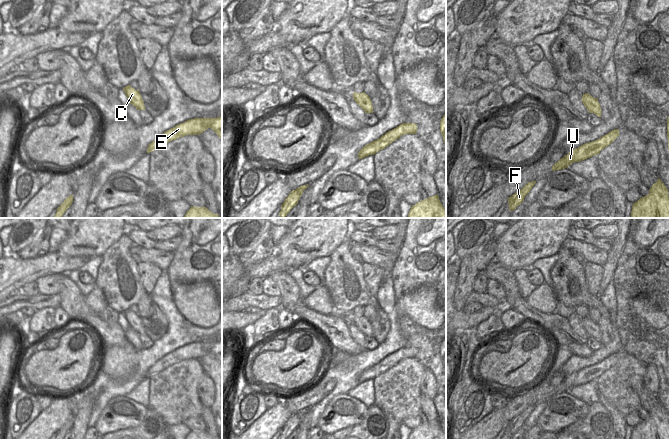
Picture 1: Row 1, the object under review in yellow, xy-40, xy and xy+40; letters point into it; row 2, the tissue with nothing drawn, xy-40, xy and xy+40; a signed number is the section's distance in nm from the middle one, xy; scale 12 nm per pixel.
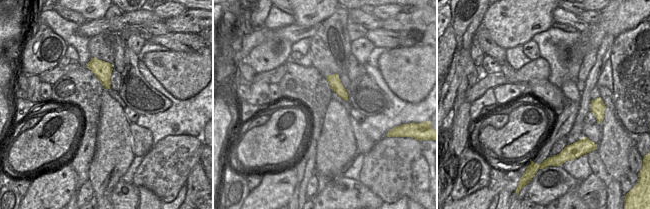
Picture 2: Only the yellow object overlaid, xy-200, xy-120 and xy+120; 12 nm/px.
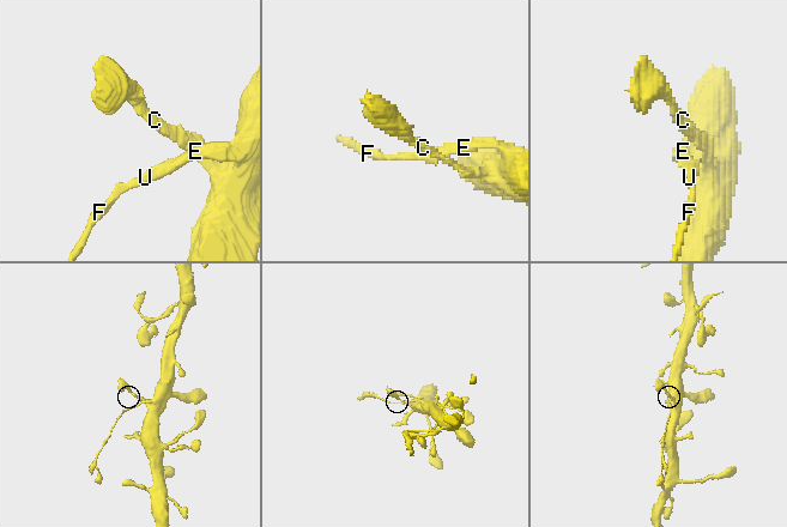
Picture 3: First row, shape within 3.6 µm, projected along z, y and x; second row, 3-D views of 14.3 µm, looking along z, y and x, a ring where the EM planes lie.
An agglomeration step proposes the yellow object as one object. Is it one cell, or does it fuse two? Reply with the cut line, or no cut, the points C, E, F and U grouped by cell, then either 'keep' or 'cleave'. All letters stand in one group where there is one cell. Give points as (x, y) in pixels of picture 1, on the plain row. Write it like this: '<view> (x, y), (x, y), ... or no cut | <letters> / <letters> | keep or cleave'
xy-40 (160, 359), (172, 363) | C E / F U | cleave

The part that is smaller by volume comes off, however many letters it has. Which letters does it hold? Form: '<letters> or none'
F, U

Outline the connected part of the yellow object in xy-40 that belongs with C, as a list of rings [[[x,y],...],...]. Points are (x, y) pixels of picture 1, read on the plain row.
[[[130,309],[123,312],[129,327],[136,331],[138,334],[145,334],[144,326],[139,314],[135,314]]]

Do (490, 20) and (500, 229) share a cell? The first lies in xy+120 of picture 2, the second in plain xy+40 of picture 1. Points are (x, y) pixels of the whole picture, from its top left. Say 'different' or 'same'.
different

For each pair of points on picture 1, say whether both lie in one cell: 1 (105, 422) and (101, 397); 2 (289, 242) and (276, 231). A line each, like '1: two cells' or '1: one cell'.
1: two cells
2: two cells

